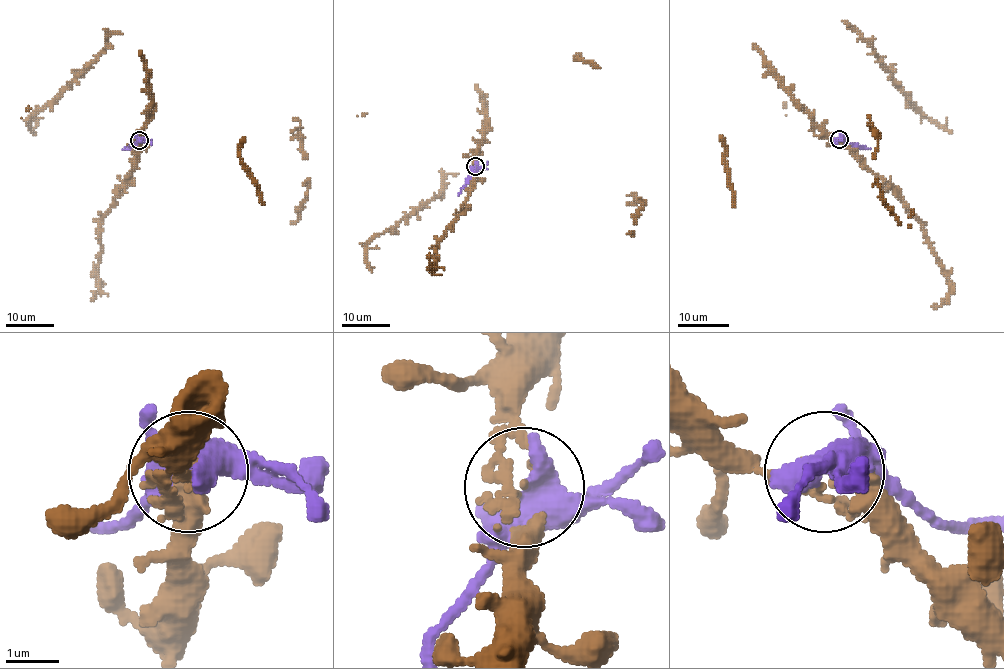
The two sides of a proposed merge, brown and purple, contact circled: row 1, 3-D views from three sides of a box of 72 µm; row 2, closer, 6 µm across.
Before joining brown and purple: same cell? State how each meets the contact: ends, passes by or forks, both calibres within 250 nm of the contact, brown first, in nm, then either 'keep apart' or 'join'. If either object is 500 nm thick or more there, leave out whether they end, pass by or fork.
brown ends | purple forks | 60/420 nm | keep apart

